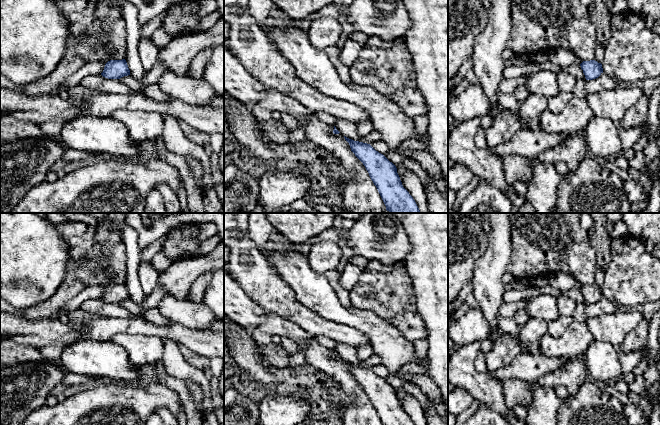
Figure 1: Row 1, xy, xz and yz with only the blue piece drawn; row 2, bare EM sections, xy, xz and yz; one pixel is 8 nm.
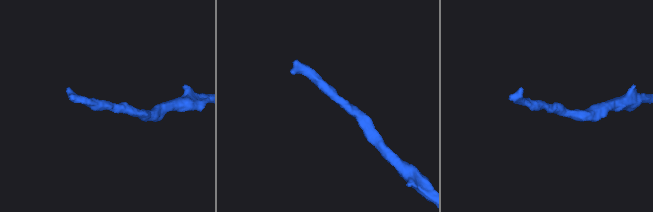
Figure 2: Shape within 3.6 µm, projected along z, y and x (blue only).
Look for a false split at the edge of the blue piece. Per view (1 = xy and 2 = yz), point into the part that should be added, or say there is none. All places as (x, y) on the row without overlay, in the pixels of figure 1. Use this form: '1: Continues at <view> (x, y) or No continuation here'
1: No continuation here
2: No continuation here

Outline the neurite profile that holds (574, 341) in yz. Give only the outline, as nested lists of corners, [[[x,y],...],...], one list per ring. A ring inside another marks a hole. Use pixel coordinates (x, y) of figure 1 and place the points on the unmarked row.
[[[572,321],[565,332],[559,338],[552,337],[546,333],[540,341],[541,353],[547,357],[562,357],[566,363],[573,361],[576,357],[584,358],[587,347],[594,341],[591,332],[589,331],[585,322]]]

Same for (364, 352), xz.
[[[362,345],[357,348],[357,357],[359,360],[367,360],[373,354],[374,351],[371,345]]]

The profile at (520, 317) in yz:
[[[520,309],[515,313],[514,320],[516,324],[518,325],[518,327],[520,327],[529,320],[529,316],[527,315],[524,309]]]

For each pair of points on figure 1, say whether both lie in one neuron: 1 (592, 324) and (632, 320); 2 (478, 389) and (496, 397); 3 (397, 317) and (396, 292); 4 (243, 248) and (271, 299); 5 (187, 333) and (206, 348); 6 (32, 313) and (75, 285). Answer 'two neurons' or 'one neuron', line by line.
1: one neuron
2: one neuron
3: one neuron
4: one neuron
5: one neuron
6: one neuron

